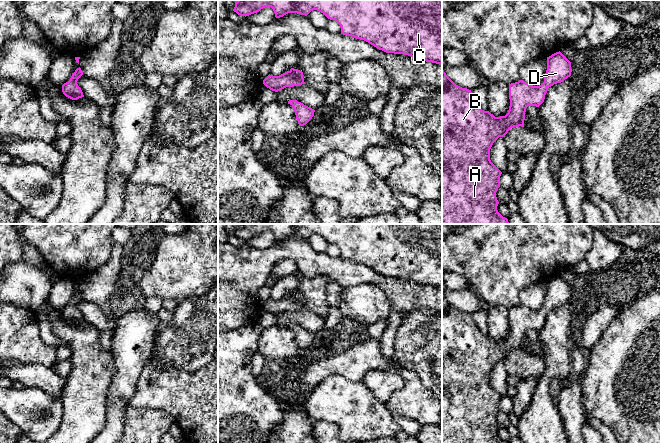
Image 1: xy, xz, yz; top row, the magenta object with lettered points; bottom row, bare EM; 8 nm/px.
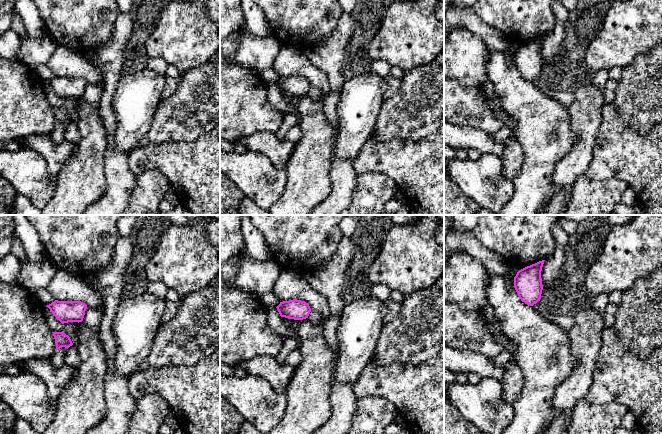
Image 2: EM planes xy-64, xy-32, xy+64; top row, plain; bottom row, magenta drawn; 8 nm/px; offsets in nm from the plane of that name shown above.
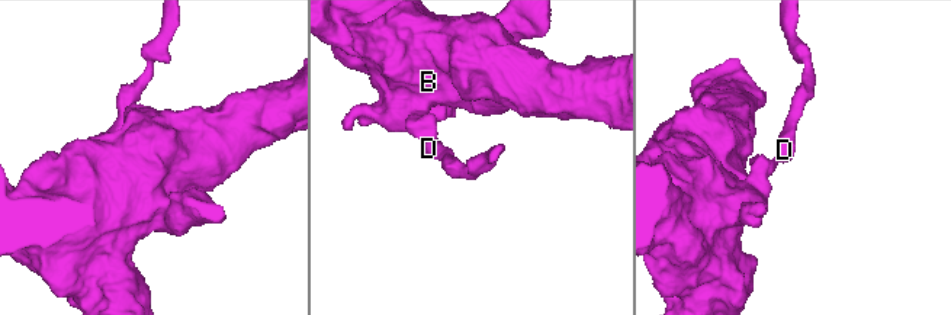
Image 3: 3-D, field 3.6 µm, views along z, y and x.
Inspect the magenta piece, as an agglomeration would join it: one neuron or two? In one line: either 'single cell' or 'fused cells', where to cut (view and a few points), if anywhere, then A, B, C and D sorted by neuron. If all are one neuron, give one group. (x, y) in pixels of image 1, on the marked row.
single cell; cut none; groups A B C D

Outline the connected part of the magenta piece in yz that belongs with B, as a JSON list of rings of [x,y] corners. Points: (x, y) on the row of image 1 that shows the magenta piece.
[[[559,51],[547,57],[544,82],[532,86],[523,80],[509,84],[510,106],[505,116],[495,117],[478,105],[471,90],[456,85],[442,69],[442,224],[509,224],[497,210],[499,204],[496,192],[500,187],[502,172],[491,162],[490,149],[493,143],[504,137],[511,128],[524,127],[528,106],[539,107],[545,99],[548,88],[571,76],[571,62]]]

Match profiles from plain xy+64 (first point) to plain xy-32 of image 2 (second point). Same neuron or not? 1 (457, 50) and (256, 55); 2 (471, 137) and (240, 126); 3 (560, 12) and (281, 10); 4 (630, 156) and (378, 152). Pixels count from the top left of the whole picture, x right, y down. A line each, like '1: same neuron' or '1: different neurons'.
1: same neuron
2: different neurons
3: different neurons
4: same neuron

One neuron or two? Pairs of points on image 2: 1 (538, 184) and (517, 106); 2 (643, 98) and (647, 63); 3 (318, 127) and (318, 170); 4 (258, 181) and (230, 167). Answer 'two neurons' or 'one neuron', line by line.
1: one neuron
2: one neuron
3: one neuron
4: one neuron

